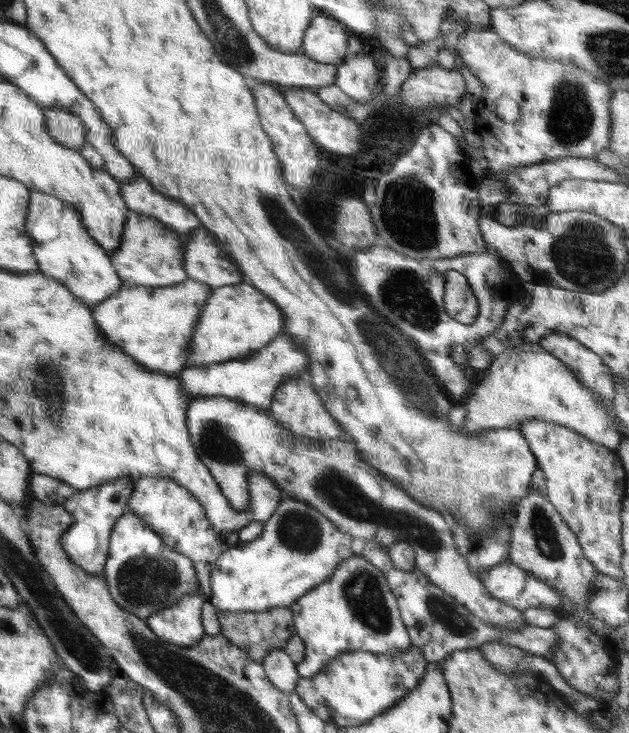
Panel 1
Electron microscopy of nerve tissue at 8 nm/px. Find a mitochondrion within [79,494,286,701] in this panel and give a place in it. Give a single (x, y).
(145, 579)

